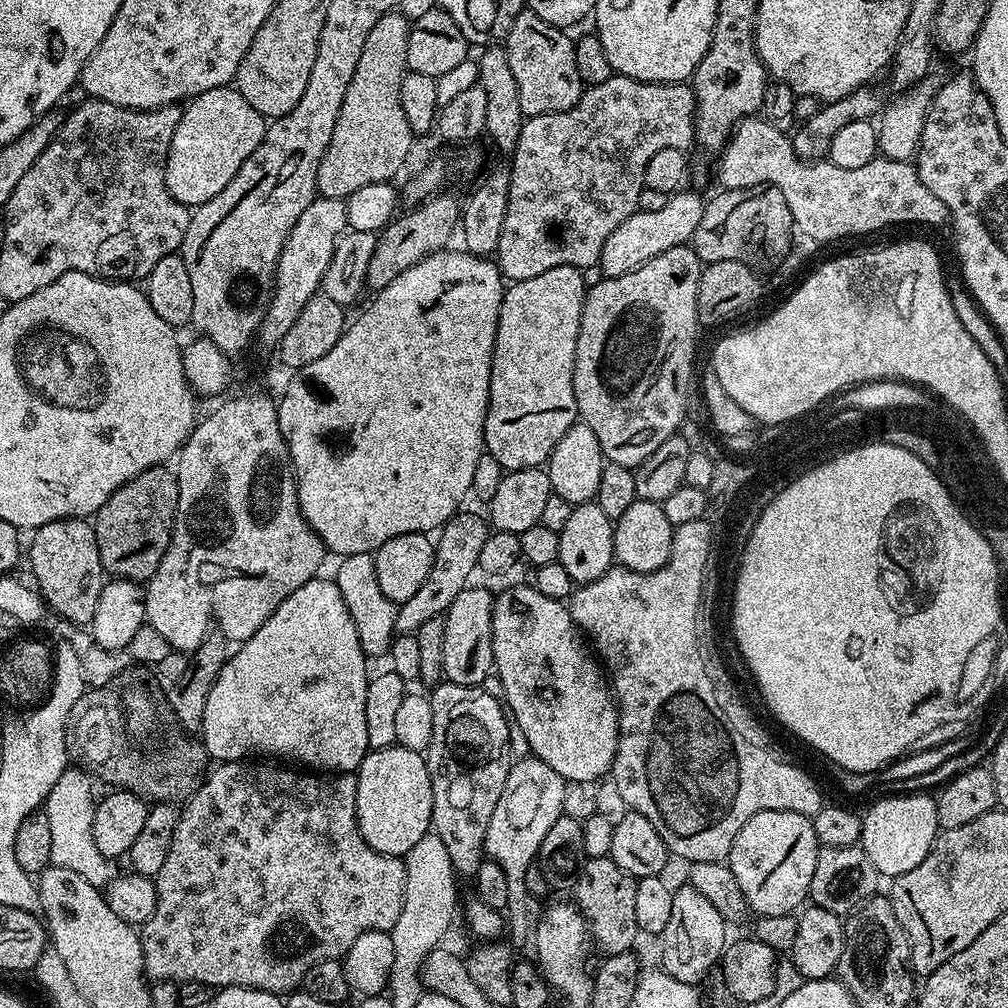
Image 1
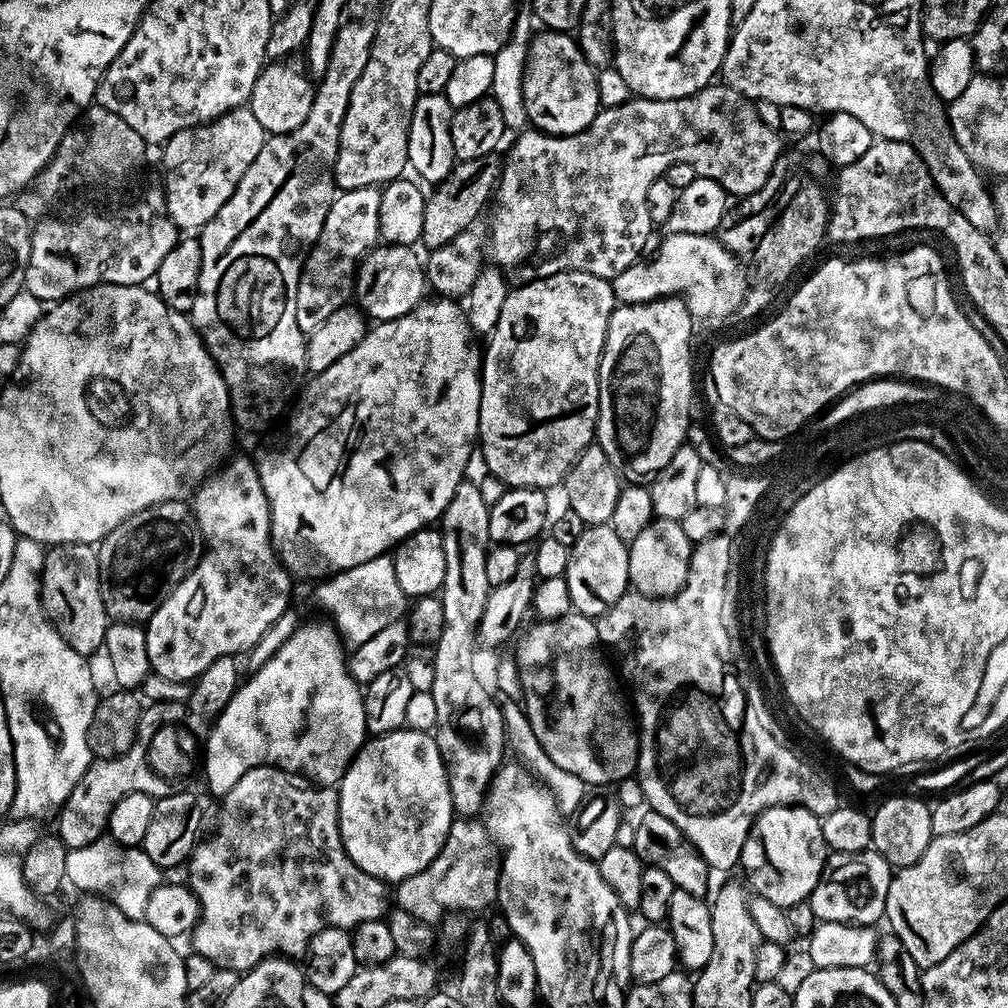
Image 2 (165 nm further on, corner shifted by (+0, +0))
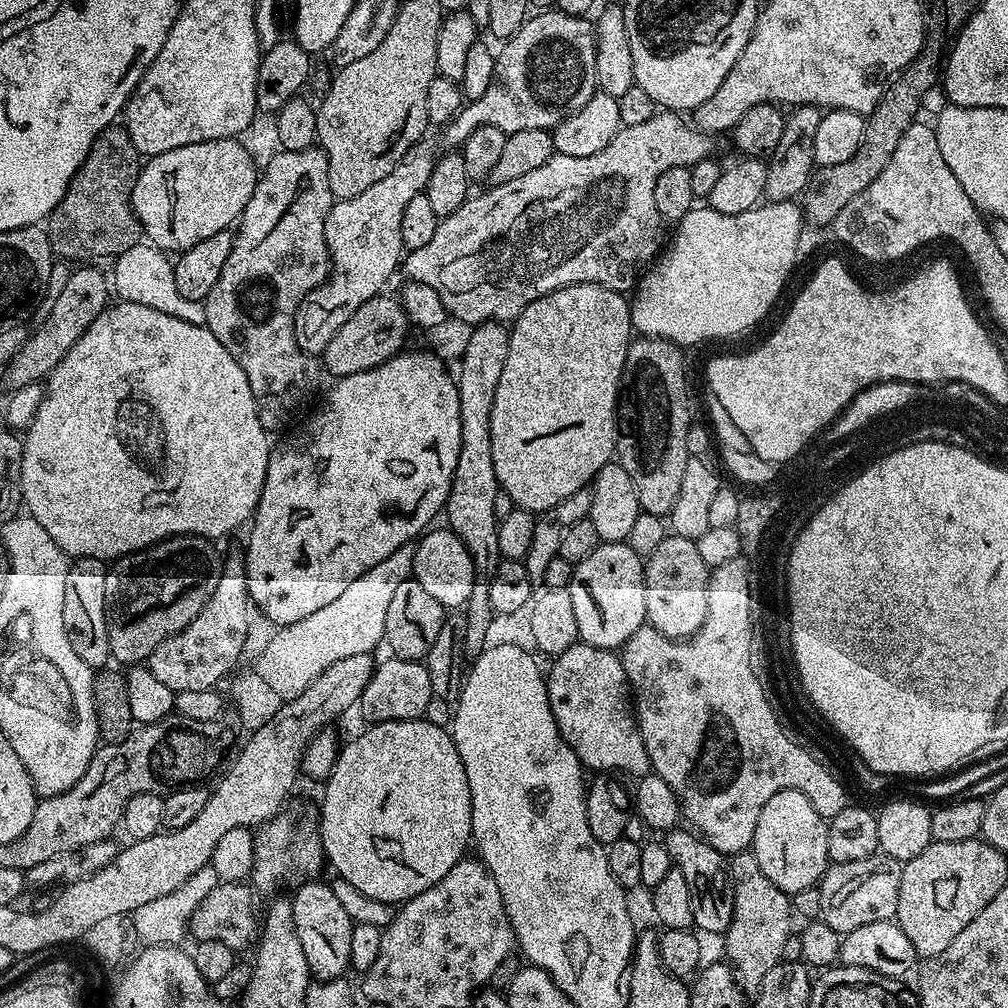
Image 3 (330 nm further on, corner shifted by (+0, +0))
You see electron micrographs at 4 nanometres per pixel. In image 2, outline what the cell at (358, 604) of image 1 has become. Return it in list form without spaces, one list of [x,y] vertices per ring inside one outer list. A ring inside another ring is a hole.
[[[388,554],[370,558],[370,562],[362,562],[362,566],[350,566],[350,570],[336,572],[319,581],[315,588],[317,602],[328,611],[327,619],[352,646],[374,638],[378,630],[383,630],[386,626],[390,626],[390,622],[401,619],[410,604],[402,586],[398,586],[398,577],[394,574],[394,562]]]

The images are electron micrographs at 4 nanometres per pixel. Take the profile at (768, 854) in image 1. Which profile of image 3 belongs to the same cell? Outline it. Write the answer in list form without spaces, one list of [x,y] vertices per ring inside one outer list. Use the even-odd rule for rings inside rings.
[[[787,788],[774,794],[774,798],[762,806],[758,826],[754,826],[750,851],[758,858],[762,874],[766,874],[778,890],[791,894],[816,888],[830,868],[828,821],[818,814],[806,793],[799,788]]]

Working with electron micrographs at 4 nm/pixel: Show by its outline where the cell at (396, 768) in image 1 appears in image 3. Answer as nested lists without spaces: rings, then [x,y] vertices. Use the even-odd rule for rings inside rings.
[[[425,718],[418,720],[387,720],[381,724],[365,727],[361,736],[353,738],[349,744],[345,743],[340,749],[332,772],[327,778],[324,788],[324,801],[320,804],[320,816],[318,815],[318,831],[320,844],[324,848],[327,863],[332,864],[333,873],[337,877],[345,879],[361,891],[367,898],[377,899],[378,902],[388,903],[391,906],[399,906],[404,901],[422,894],[422,890],[430,890],[454,866],[459,860],[465,859],[467,848],[472,844],[472,803],[470,802],[470,782],[466,782],[466,770],[462,766],[462,758],[458,758],[458,750],[452,741],[452,734],[448,728],[434,726]]]

